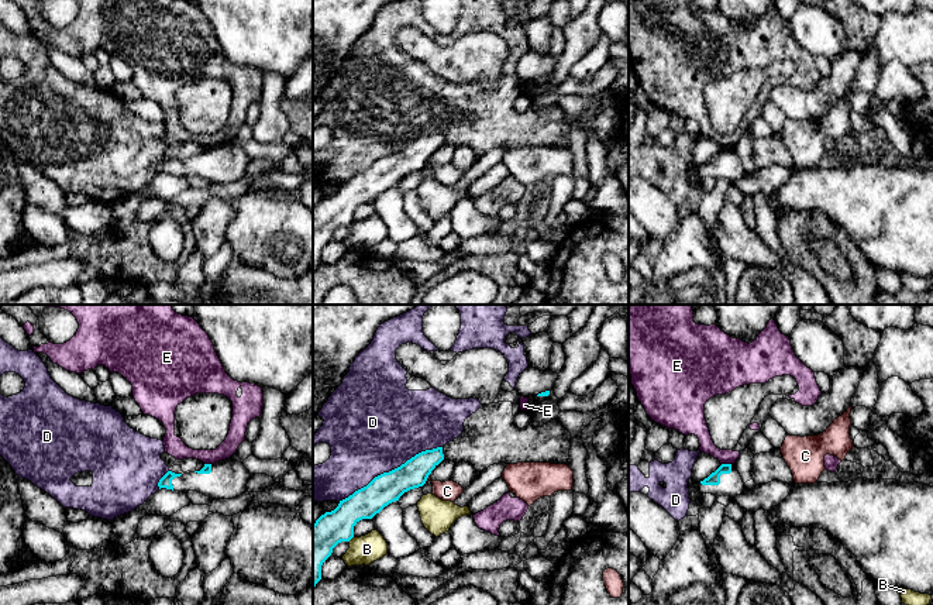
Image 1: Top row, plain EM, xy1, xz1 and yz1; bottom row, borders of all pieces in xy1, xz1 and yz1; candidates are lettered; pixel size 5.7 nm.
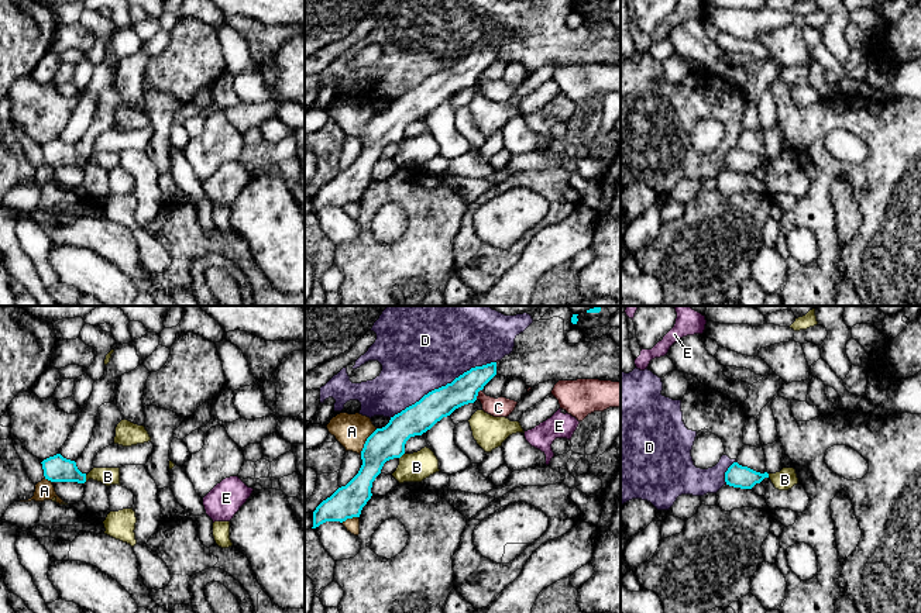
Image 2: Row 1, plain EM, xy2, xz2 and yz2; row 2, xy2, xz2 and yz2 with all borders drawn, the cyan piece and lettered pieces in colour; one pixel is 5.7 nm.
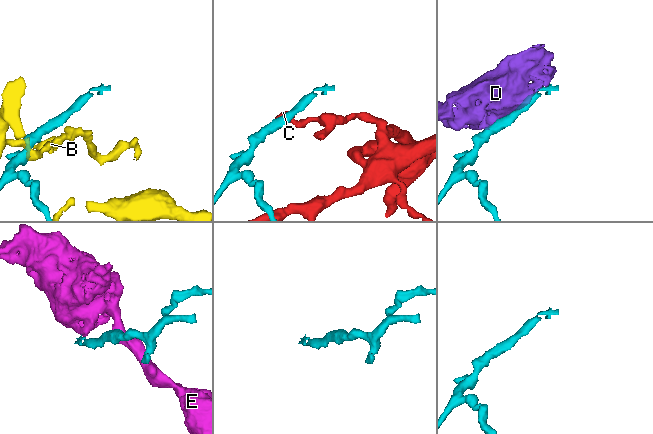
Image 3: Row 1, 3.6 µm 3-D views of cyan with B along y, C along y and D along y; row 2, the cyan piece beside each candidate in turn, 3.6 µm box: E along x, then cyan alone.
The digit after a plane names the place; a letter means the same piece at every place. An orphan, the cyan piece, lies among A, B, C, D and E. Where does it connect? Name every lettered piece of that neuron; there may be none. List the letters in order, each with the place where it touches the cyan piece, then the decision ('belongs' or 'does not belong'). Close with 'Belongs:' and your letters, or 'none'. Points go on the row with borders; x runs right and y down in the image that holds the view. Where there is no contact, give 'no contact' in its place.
A: meets cyan in xz2 at (366, 441); does not belong
B: meets cyan in xy2 at (85, 479); does not belong
C: meets cyan in xz2 at (477, 395); does not belong
D: meets cyan in xz2 at (442, 386); does not belong
E: meets cyan in yz1 at (726, 464); does not belong
Belongs: none

